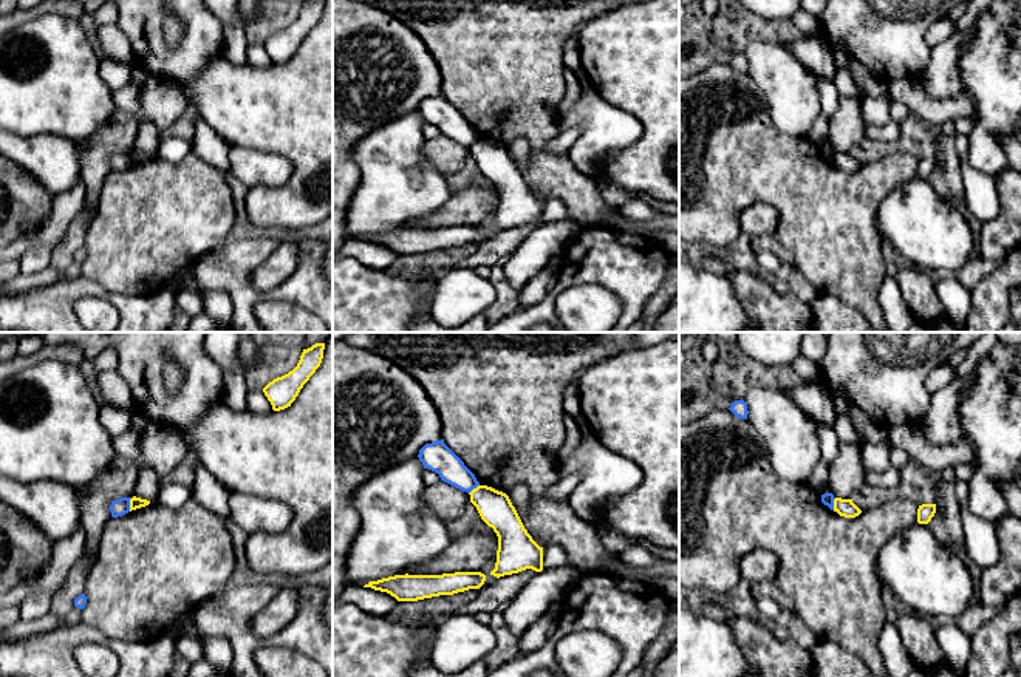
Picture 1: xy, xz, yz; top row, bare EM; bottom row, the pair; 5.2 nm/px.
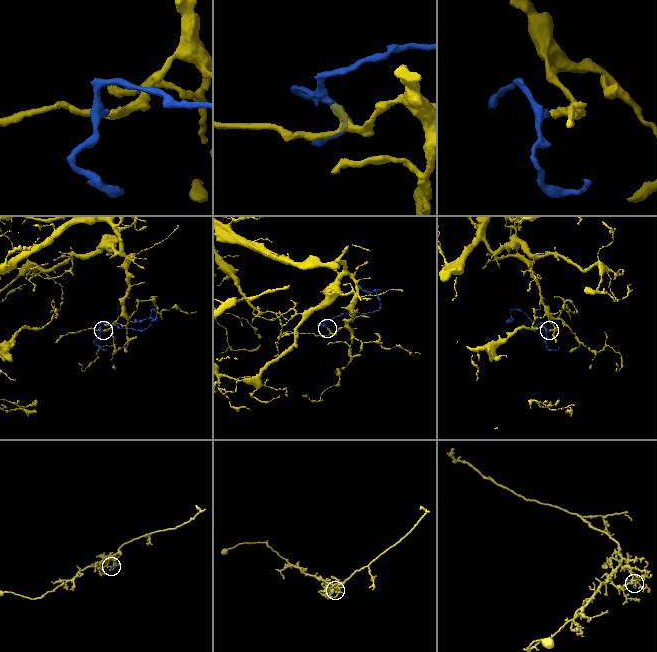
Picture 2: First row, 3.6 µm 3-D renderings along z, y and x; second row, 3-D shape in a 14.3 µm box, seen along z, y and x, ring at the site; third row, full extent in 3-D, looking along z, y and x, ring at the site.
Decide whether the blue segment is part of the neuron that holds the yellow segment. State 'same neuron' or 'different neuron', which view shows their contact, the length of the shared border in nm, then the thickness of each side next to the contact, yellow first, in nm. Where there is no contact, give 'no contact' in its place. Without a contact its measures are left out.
different neuron; meets yellow in xy; contact 70 nm long; 60 nm thick on the yellow side, 90 nm on the other

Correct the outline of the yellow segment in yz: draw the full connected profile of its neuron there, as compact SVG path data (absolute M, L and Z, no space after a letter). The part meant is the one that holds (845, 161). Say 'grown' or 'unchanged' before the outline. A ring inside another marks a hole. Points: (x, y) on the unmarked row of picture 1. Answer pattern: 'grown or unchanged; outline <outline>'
unchanged; outline M834 153L834 165L845 172L855 172L862 167L862 164L852 156L852 153Z

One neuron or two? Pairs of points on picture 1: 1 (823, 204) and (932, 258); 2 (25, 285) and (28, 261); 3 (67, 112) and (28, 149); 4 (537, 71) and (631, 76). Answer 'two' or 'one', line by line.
1: two
2: two
3: two
4: two

